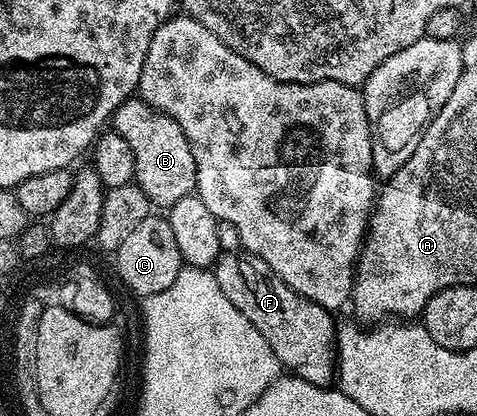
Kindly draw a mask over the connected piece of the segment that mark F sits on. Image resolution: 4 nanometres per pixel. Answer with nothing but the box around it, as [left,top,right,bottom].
[214,251,336,387]

